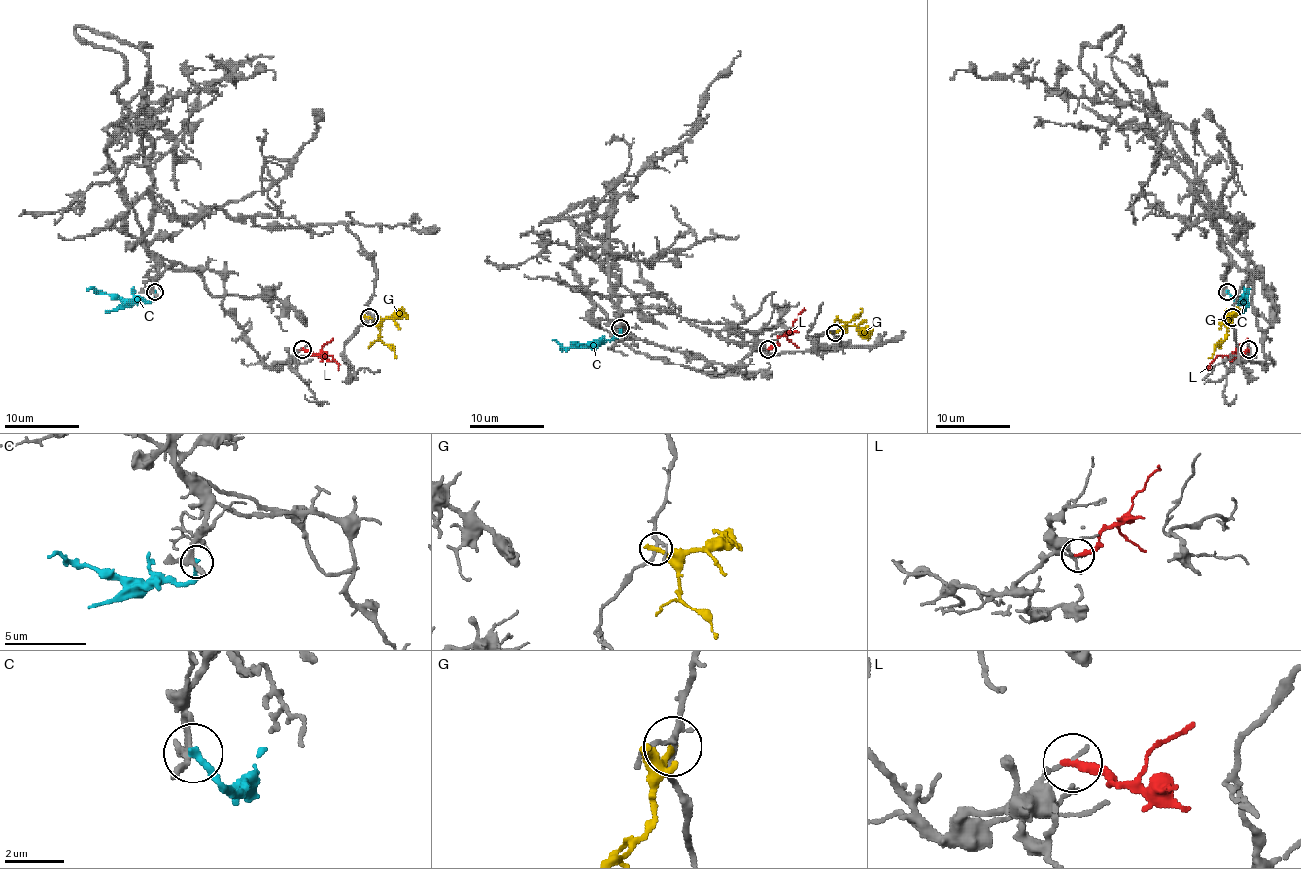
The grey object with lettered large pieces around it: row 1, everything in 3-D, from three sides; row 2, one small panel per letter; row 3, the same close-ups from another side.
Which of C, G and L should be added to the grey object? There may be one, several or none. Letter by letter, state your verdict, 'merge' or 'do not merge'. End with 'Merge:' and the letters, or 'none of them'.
C: do not merge
G: do not merge
L: do not merge
Merge: none of them

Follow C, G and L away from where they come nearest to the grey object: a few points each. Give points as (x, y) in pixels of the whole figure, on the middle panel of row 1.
C: (619, 327), (619, 332), (610, 340), (593, 340), (586, 345), (565, 347), (552, 340)
G: (834, 332), (860, 314), (860, 308)
L: (769, 349), (783, 336), (804, 308)

